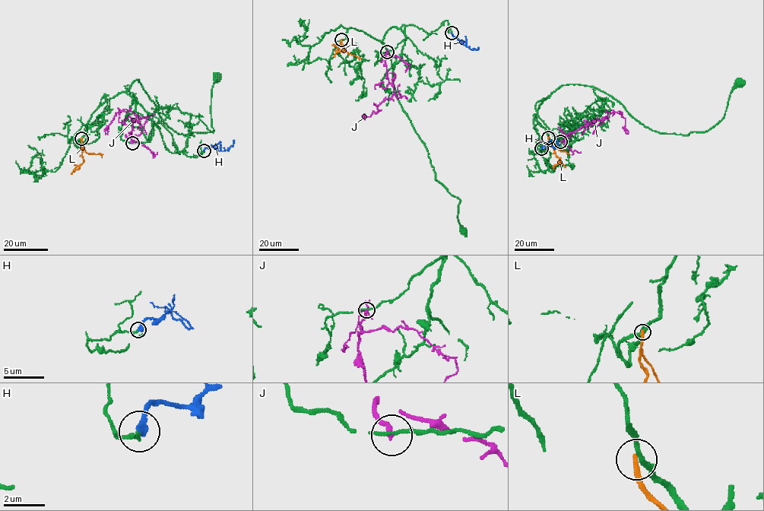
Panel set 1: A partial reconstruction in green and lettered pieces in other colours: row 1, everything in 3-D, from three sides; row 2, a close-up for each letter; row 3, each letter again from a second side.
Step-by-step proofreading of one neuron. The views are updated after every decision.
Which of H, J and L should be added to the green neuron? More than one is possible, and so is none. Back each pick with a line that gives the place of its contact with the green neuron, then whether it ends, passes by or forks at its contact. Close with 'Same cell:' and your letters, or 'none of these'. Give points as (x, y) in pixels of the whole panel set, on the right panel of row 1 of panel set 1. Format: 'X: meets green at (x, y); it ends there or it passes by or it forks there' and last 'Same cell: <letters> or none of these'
H: meets green at (541, 148); it ends there
Same cell: H

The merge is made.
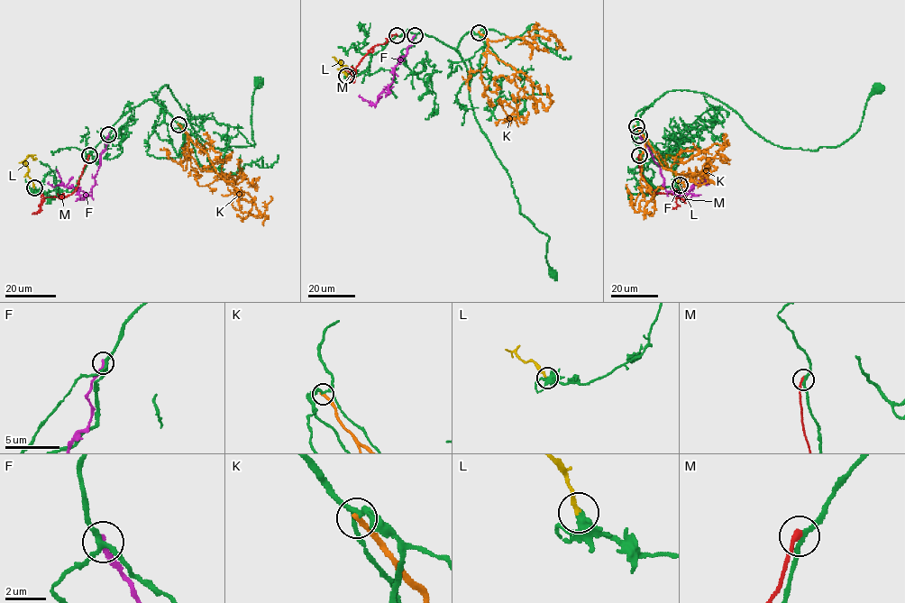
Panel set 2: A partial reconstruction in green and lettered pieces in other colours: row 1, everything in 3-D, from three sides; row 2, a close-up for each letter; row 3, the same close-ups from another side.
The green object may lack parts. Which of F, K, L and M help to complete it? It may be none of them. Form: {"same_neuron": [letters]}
{"same_neuron": ["L"]}

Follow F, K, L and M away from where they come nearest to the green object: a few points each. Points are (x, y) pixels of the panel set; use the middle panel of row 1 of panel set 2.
F: (415, 35), (407, 53), (394, 68), (392, 81), (382, 91), (377, 102), (370, 104), (360, 95)
K: (479, 31), (487, 39), (488, 50), (515, 69), (517, 113), (507, 116), (502, 107)
L: (347, 76), (340, 70), (338, 61), (344, 68), (348, 77)
M: (397, 35), (373, 47), (350, 73), (347, 69), (353, 68)

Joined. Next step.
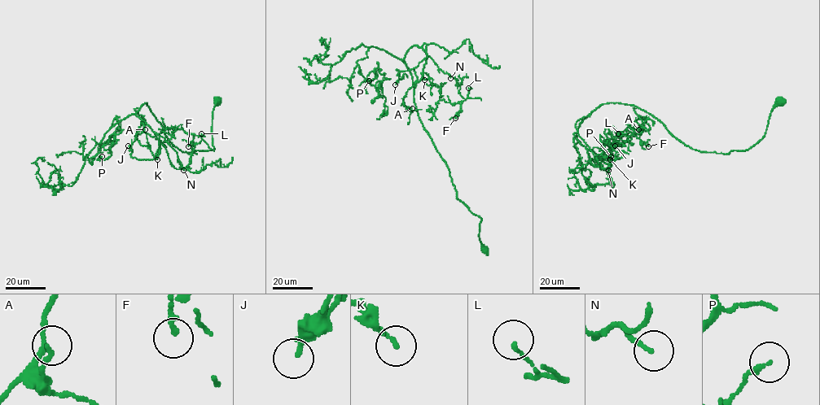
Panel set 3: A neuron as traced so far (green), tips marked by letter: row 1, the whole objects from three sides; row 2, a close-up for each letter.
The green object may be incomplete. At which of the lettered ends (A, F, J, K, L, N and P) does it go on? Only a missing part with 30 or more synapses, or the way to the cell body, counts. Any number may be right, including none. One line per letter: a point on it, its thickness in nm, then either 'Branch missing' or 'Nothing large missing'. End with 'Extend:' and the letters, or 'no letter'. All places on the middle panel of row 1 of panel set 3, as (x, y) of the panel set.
A: Place: (412, 108). Thickness 150 nm. Nothing large missing
F: Place: (455, 118). Thickness 190 nm. Nothing large missing
J: Place: (395, 84). Thickness 240 nm. Branch missing
K: Place: (424, 80). Thickness 150 nm. Nothing large missing
L: Place: (468, 88). Thickness 150 nm. Nothing large missing
N: Place: (450, 78). Thickness 140 nm. Nothing large missing
P: Place: (369, 80). Thickness 140 nm. Nothing large missing
Extend: J

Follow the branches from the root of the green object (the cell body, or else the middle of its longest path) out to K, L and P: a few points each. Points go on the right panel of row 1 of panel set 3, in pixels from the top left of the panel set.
K: (778, 102), (765, 136), (726, 154), (692, 149), (633, 105), (602, 104), (576, 122), (574, 137), (610, 159)
L: (778, 102), (765, 136), (726, 154), (618, 102), (574, 137), (597, 156), (633, 131), (618, 133)
P: (778, 102), (765, 136), (726, 154), (602, 104), (576, 138), (599, 164), (611, 133), (593, 149), (611, 156)

